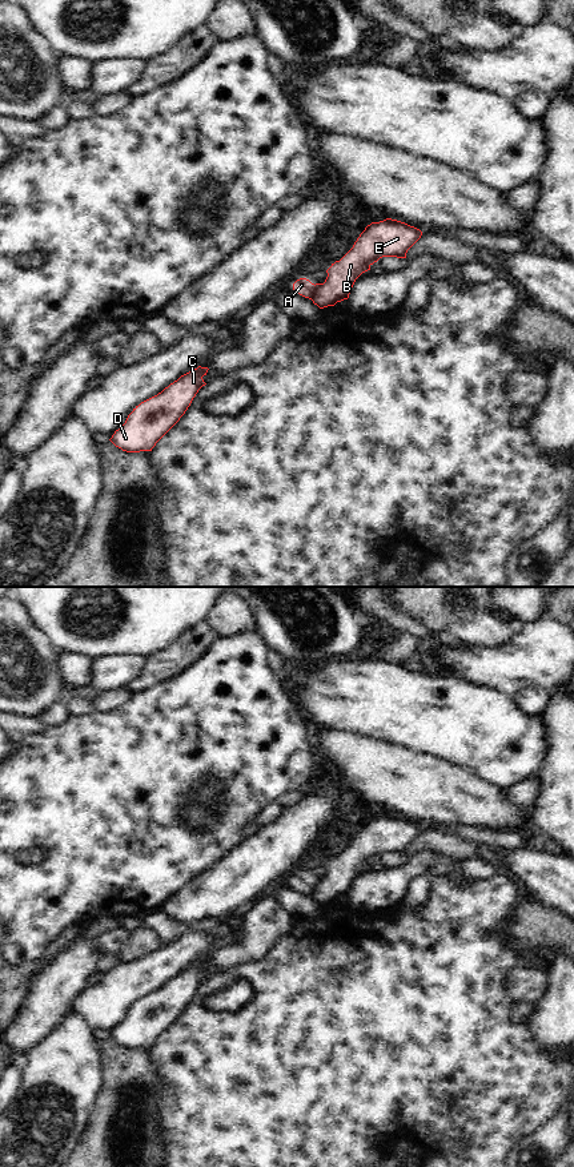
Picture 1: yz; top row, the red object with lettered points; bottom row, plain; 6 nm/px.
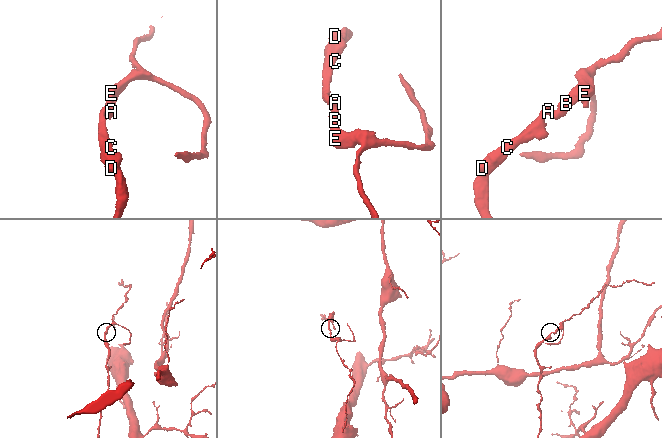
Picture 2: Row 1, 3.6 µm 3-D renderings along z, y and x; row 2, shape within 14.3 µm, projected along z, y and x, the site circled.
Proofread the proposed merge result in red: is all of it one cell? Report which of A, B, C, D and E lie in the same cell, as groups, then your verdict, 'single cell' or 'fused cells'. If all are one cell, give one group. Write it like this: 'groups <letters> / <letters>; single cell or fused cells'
groups A C D / B E; fused cells

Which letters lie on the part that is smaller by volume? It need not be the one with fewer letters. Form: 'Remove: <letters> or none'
Remove: B, E.

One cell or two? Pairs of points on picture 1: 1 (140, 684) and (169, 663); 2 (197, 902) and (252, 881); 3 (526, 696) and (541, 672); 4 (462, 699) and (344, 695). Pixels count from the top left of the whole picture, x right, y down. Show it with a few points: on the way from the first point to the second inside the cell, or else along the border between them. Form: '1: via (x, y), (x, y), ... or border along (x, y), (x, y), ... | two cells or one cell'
1: via (147, 679), (163, 666) | one cell
2: via (211, 894), (239, 884) | one cell
3: border along (549, 689), (529, 687), (524, 688), (514, 697) | two cells
4: via (433, 700), (373, 699) | one cell

